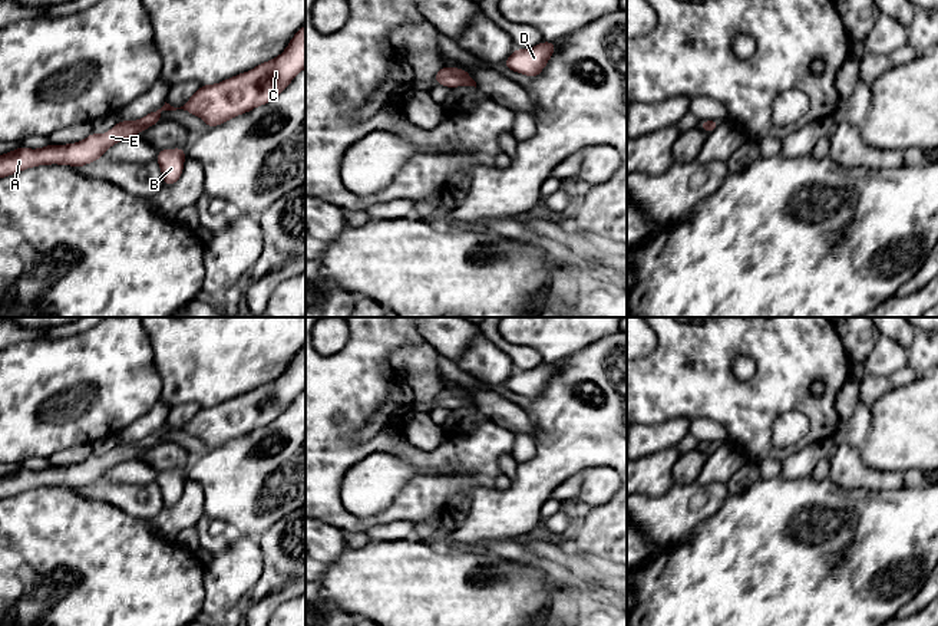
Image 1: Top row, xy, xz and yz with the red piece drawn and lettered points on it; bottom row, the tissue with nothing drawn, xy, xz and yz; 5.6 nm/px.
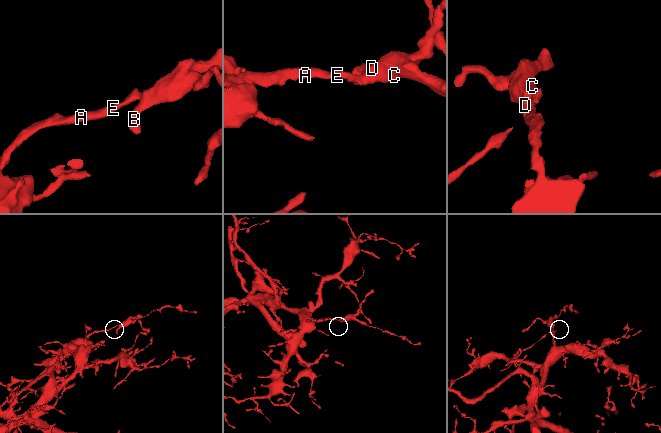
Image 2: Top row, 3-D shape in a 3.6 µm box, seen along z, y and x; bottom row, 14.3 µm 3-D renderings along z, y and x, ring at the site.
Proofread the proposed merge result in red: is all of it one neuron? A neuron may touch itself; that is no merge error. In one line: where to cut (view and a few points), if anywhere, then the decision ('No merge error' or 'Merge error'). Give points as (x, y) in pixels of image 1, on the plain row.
No split. No merge error

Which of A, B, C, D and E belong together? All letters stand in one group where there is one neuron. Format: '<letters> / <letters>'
A B C D E

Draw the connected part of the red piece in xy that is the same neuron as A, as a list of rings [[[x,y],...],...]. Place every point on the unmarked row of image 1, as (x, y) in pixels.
[[[305,346],[274,382],[264,383],[250,393],[235,396],[221,405],[202,406],[181,429],[174,429],[165,424],[161,431],[139,442],[119,442],[103,457],[92,454],[86,461],[76,465],[50,465],[39,471],[19,468],[0,477],[0,500],[37,487],[59,485],[80,490],[102,480],[116,464],[135,458],[158,445],[162,432],[184,431],[202,439],[208,449],[214,449],[257,428],[270,425],[304,389]]]

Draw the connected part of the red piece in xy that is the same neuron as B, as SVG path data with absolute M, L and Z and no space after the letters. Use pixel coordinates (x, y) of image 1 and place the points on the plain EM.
M161 471L155 482L161 487L165 508L174 507L184 492L185 471Z

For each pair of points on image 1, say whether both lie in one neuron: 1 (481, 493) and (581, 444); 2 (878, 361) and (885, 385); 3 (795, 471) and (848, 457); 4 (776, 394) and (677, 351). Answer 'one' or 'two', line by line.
1: one
2: two
3: two
4: one

